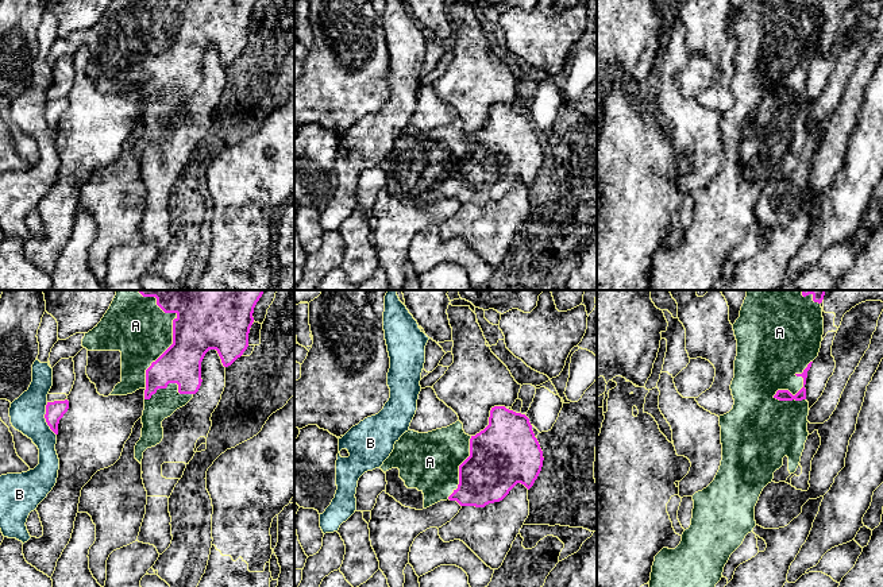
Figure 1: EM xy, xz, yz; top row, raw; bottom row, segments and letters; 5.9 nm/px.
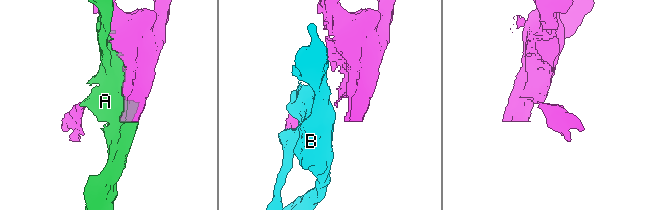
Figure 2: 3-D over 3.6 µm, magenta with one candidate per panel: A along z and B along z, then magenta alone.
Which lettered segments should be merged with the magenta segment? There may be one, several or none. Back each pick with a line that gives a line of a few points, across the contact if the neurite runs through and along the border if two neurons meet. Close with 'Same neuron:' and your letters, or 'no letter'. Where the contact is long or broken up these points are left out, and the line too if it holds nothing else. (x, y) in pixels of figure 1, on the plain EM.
Same neuron: A

